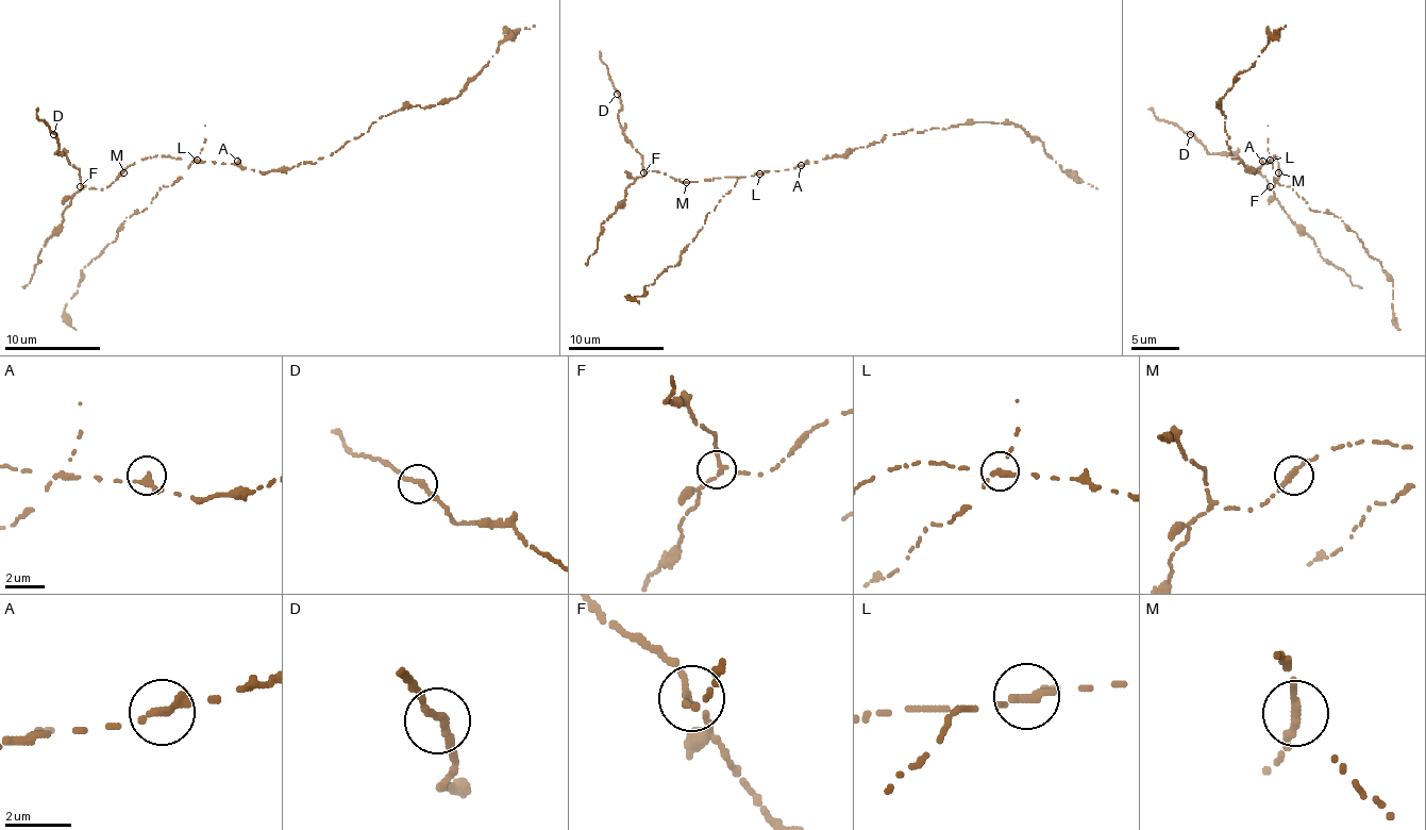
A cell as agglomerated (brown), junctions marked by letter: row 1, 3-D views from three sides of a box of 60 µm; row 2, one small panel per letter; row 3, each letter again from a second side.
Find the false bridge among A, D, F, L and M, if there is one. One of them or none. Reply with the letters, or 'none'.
L

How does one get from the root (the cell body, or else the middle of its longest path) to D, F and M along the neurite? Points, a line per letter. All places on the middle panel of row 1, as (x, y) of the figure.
D: (829, 159), (789, 170), (678, 182), (665, 172), (643, 170), (643, 159), (619, 122), (617, 94)
F: (829, 159), (805, 161), (789, 170), (698, 182), (678, 182), (655, 170), (643, 172)
M: (829, 159), (805, 161), (789, 170), (686, 182)

